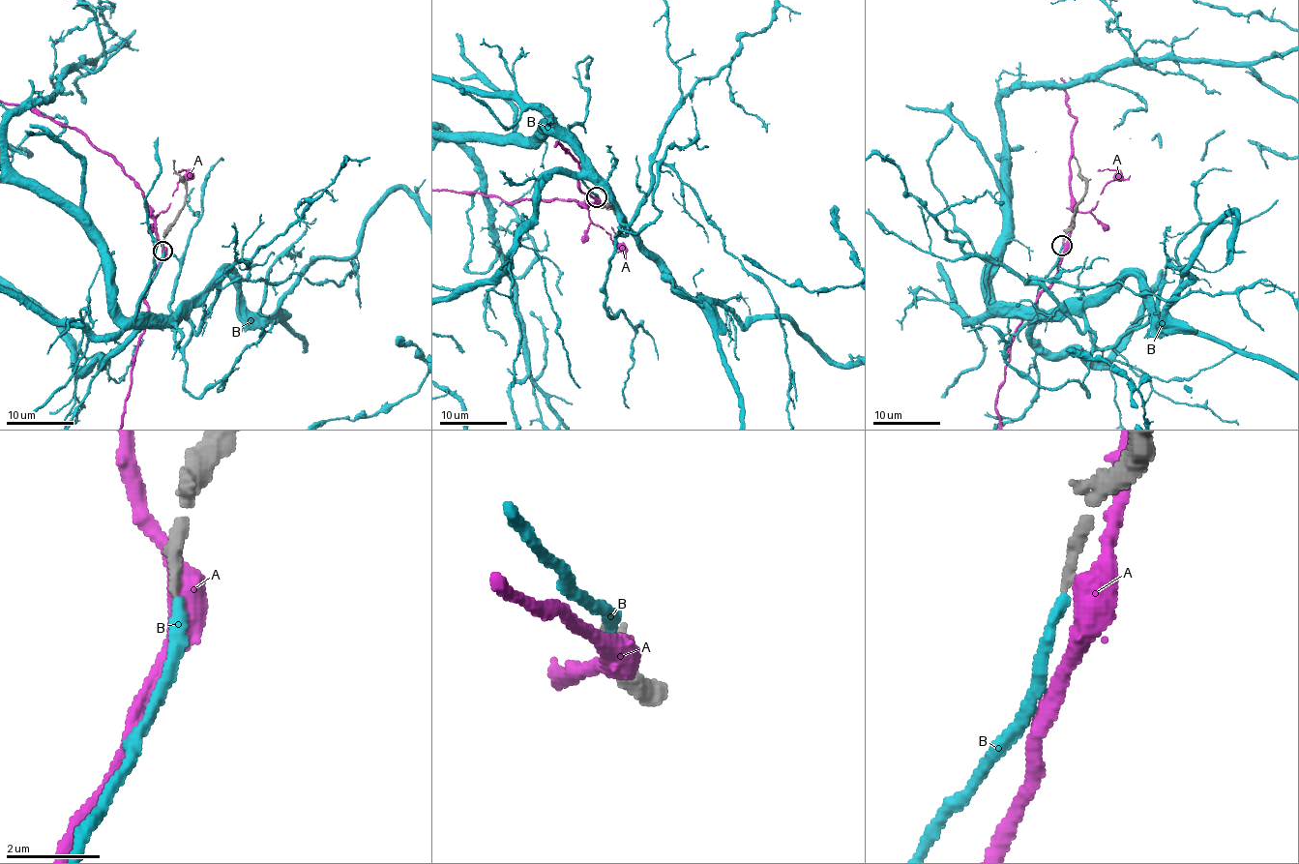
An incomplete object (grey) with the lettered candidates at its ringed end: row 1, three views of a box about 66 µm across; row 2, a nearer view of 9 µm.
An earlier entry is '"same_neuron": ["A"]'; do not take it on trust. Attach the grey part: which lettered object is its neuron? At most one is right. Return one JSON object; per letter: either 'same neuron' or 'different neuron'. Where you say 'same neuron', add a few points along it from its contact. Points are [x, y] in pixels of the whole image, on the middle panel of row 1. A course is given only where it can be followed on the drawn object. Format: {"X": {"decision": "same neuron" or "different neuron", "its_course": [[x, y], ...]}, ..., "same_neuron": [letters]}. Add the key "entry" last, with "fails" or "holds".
{"A": {"decision": "different neuron"}, "B": {"decision": "same neuron"}, "same_neuron": ["B"], "entry": "fails"}

